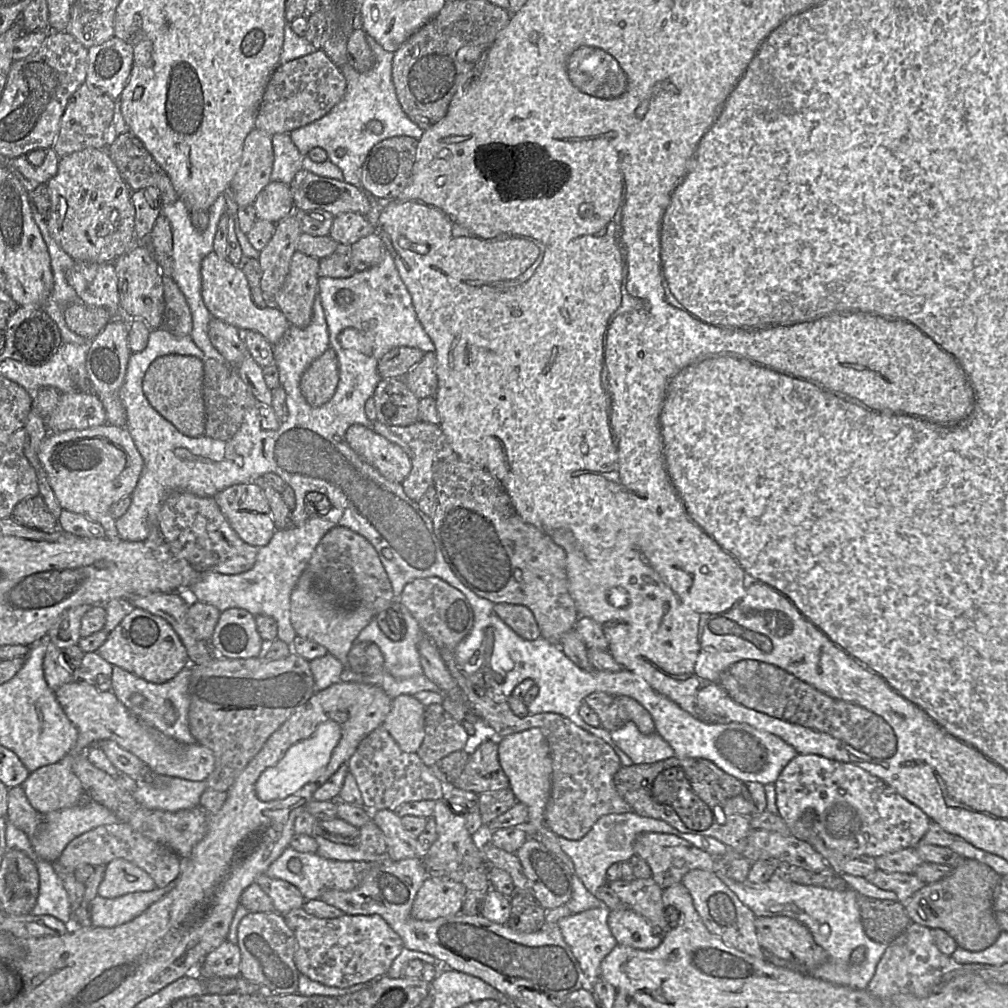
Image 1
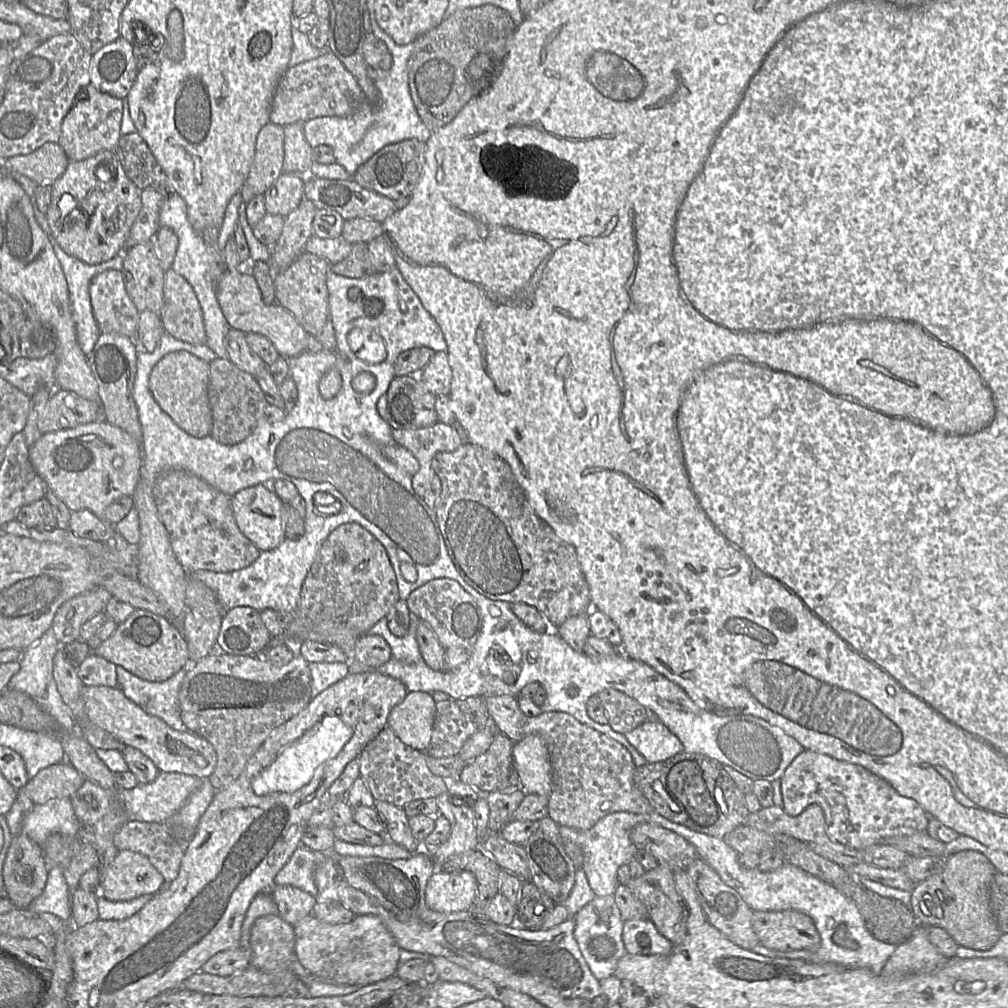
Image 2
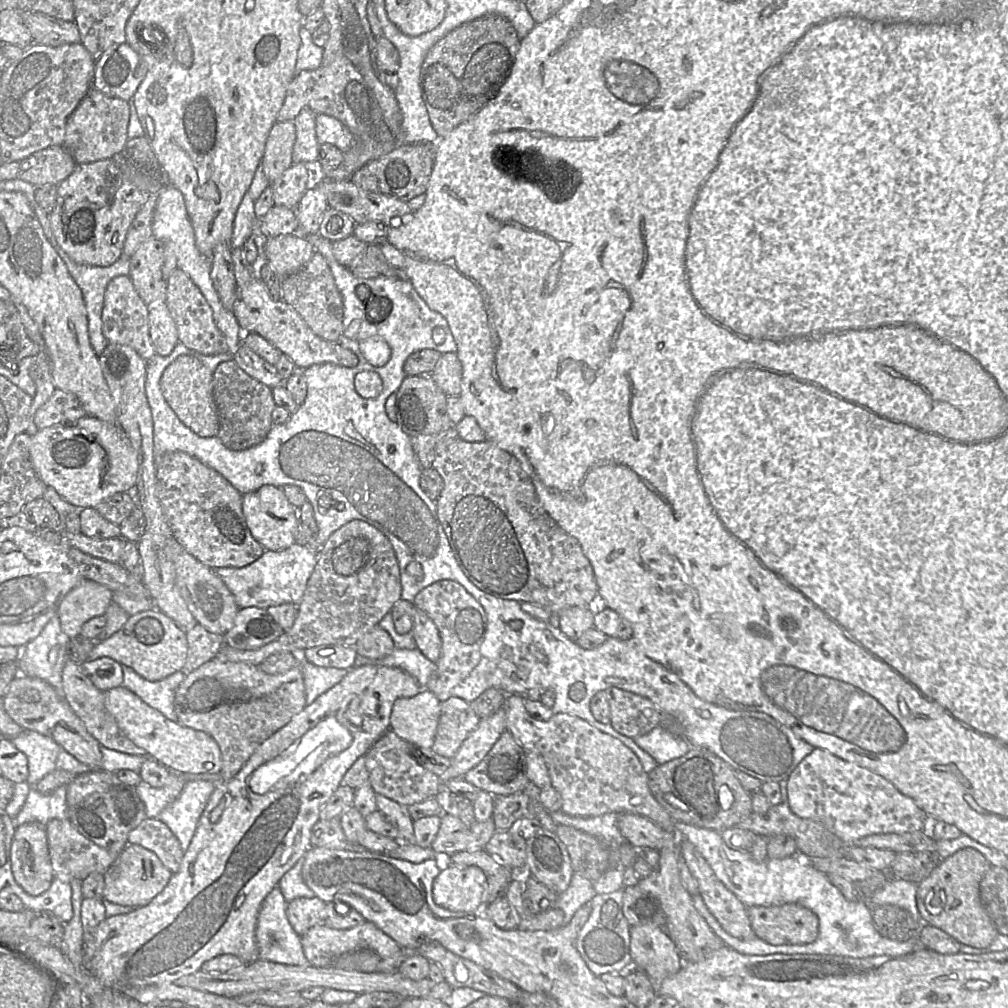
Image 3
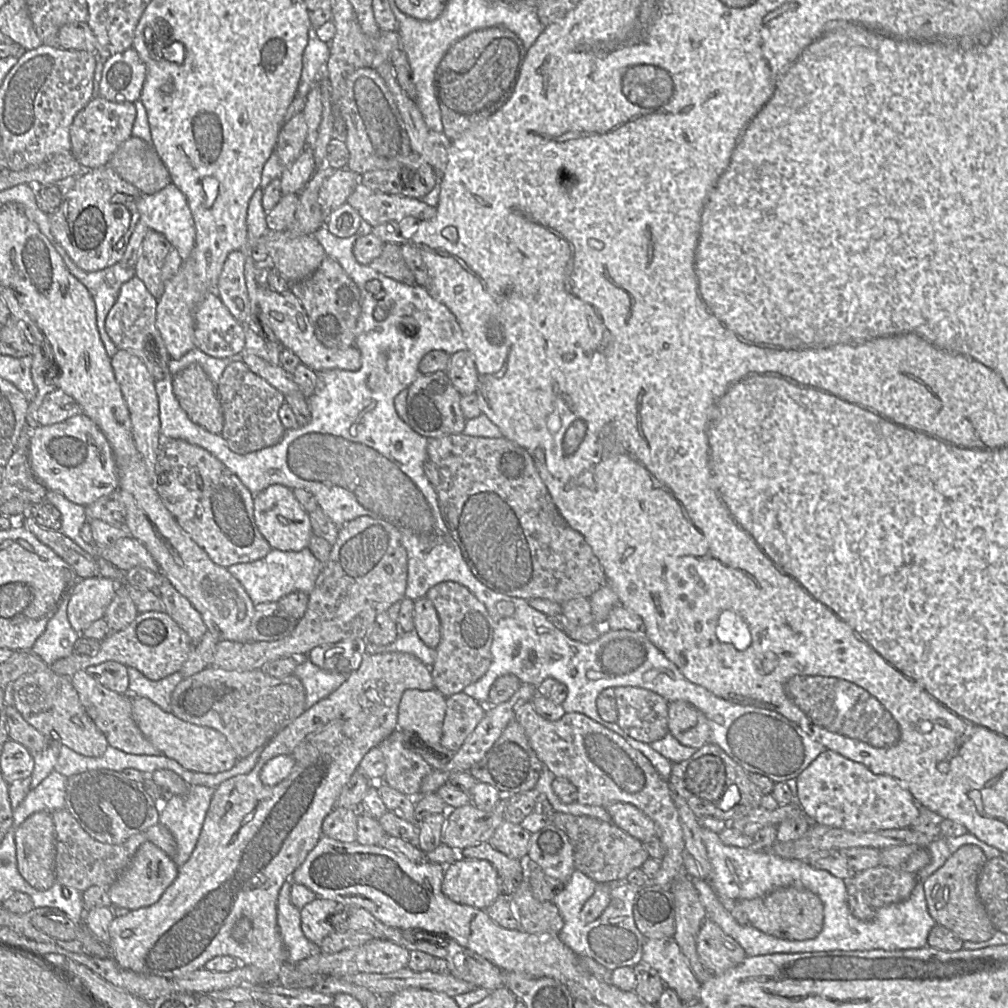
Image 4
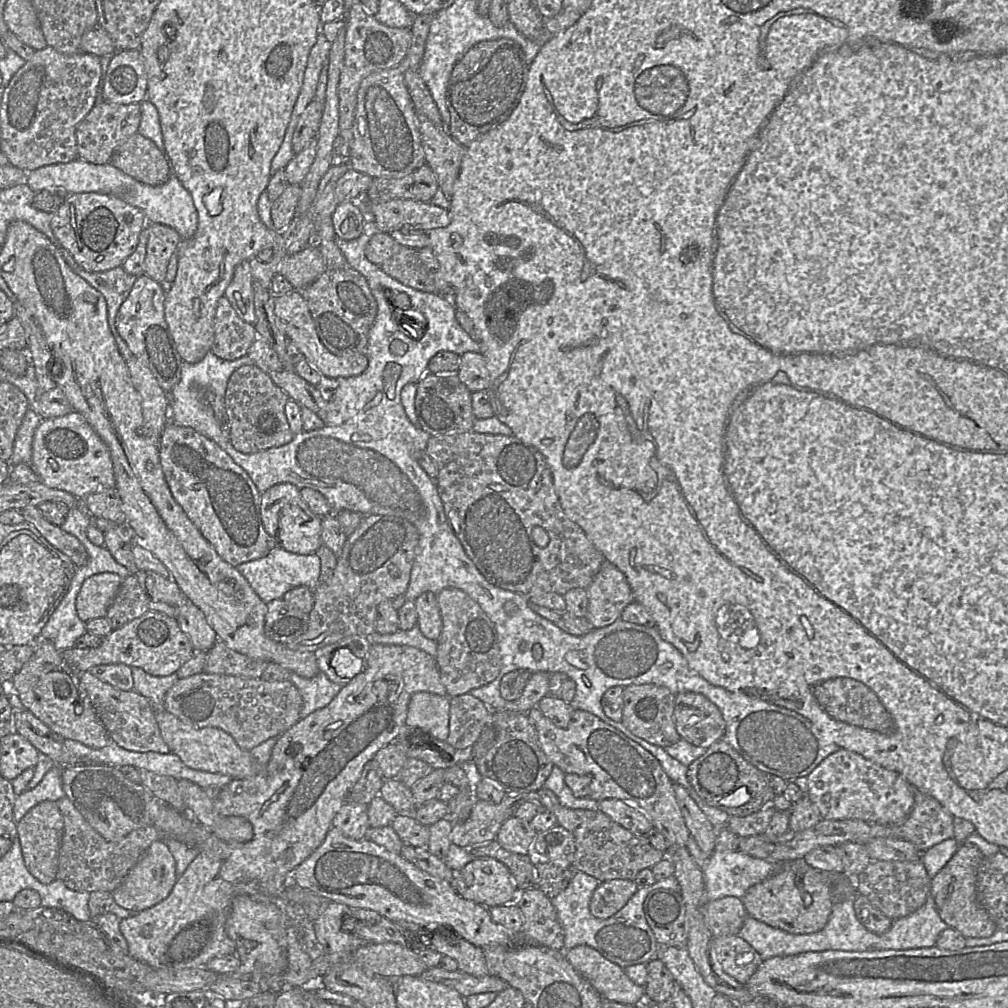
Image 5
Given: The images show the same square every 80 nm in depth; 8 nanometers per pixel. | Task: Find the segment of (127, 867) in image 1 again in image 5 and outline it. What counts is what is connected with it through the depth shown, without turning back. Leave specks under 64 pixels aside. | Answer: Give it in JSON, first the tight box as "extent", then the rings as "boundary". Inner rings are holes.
{"extent":[111,840,177,912],"boundary":[[[166,840],[154,841],[136,865],[128,872],[122,883],[111,893],[119,906],[139,912],[153,907],[166,899],[177,881],[176,862],[166,845]]]}

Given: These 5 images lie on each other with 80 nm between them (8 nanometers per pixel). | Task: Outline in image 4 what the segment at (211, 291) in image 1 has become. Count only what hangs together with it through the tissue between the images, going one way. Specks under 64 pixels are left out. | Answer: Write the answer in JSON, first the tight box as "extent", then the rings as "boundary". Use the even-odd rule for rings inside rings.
{"extent":[258,287,361,372],"boundary":[[[269,287],[261,289],[258,292],[258,304],[281,347],[296,354],[300,363],[315,372],[330,369],[356,371],[361,367],[361,353],[355,346],[346,349],[334,349],[326,347],[319,341],[304,307],[291,291],[277,293]]]}

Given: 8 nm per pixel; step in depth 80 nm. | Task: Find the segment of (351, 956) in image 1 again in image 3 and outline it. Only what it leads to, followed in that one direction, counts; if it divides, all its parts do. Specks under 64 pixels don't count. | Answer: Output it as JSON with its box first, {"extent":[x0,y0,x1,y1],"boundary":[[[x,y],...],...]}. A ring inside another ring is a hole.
{"extent":[301,921,404,971],"boundary":[[[365,921],[349,929],[333,929],[324,923],[319,923],[301,936],[301,943],[309,965],[314,967],[330,967],[332,962],[342,954],[360,949],[376,952],[383,961],[390,964],[390,969],[393,971],[398,970],[404,959],[403,948],[391,936],[370,921]]]}

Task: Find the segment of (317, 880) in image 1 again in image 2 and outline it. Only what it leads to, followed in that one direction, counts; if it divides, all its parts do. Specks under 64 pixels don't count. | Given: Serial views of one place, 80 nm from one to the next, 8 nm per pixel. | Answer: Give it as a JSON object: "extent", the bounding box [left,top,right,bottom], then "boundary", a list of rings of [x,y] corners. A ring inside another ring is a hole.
{"extent":[275,845,326,896],"boundary":[[[300,845],[275,876],[275,884],[294,886],[312,896],[318,896],[314,874],[326,858],[326,852],[313,851]]]}

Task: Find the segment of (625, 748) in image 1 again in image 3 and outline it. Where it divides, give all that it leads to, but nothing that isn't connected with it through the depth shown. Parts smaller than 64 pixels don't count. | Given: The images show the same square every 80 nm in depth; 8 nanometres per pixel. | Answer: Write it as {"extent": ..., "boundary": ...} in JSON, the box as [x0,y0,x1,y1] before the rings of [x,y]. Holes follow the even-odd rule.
{"extent":[634,724,692,765],"boundary":[[[662,724],[649,733],[634,738],[634,741],[659,765],[684,756],[692,748],[683,737],[675,735]]]}

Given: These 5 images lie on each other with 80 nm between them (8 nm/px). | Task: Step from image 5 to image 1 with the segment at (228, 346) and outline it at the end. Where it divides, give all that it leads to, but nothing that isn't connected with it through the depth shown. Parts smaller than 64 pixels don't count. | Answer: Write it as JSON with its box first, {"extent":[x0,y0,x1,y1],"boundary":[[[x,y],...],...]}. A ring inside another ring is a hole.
{"extent":[162,276,193,336],"boundary":[[[163,276],[164,313],[162,327],[176,336],[190,336],[193,321],[191,310],[172,276]]]}

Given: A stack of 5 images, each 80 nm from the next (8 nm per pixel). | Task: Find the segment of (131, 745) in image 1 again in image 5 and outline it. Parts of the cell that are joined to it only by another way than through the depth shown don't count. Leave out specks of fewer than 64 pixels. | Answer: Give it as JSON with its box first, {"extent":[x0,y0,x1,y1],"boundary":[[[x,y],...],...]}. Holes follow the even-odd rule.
{"extent":[155,709,264,779],"boundary":[[[157,709],[155,719],[161,737],[181,761],[191,769],[222,774],[230,779],[245,779],[262,772],[264,766],[251,756],[250,751],[242,750],[234,739],[222,729],[215,727],[194,728],[185,724],[164,709]]]}

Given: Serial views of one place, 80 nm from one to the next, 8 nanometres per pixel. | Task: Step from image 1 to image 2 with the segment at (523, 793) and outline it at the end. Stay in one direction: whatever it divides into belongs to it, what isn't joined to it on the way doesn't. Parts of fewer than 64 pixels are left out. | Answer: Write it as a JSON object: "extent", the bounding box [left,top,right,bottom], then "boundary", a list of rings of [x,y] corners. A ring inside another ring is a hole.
{"extent":[513,734,551,796],"boundary":[[[530,734],[514,743],[513,765],[526,794],[550,796],[551,765],[547,746],[537,734]]]}

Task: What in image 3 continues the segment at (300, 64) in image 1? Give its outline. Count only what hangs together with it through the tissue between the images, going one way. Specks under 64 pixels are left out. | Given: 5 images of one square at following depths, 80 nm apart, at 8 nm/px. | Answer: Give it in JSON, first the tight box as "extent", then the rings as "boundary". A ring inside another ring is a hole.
{"extent":[277,57,402,175],"boundary":[[[345,57],[336,59],[330,65],[322,64],[315,70],[304,70],[295,74],[277,114],[277,121],[294,120],[304,107],[309,107],[316,114],[336,117],[353,134],[354,144],[344,154],[344,161],[340,165],[352,175],[365,164],[402,145],[398,141],[400,114],[397,117],[385,114],[363,76]]]}

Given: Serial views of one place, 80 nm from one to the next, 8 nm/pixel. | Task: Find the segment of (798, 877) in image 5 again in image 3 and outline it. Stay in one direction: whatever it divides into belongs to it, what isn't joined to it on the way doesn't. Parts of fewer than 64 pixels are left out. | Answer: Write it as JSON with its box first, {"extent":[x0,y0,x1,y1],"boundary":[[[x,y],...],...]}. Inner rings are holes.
{"extent":[747,905,818,944],"boundary":[[[801,905],[750,906],[747,912],[755,935],[769,944],[808,944],[818,937],[817,915]]]}

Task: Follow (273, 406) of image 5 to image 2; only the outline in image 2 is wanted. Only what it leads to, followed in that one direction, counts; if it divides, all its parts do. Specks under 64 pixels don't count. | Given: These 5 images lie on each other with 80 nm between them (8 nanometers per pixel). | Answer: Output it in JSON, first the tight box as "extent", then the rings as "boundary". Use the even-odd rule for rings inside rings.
{"extent":[208,359,269,445],"boundary":[[[228,359],[209,363],[208,401],[213,422],[210,437],[224,445],[238,444],[250,436],[269,405],[255,377]]]}

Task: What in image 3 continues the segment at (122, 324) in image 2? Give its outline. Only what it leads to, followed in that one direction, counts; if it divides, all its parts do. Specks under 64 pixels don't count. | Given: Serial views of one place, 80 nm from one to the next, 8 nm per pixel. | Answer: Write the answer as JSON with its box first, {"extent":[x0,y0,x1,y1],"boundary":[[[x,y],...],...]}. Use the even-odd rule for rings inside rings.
{"extent":[102,276,157,361],"boundary":[[[117,276],[107,285],[102,311],[103,334],[109,343],[133,348],[145,361],[157,355],[149,332],[149,310],[129,276]]]}

